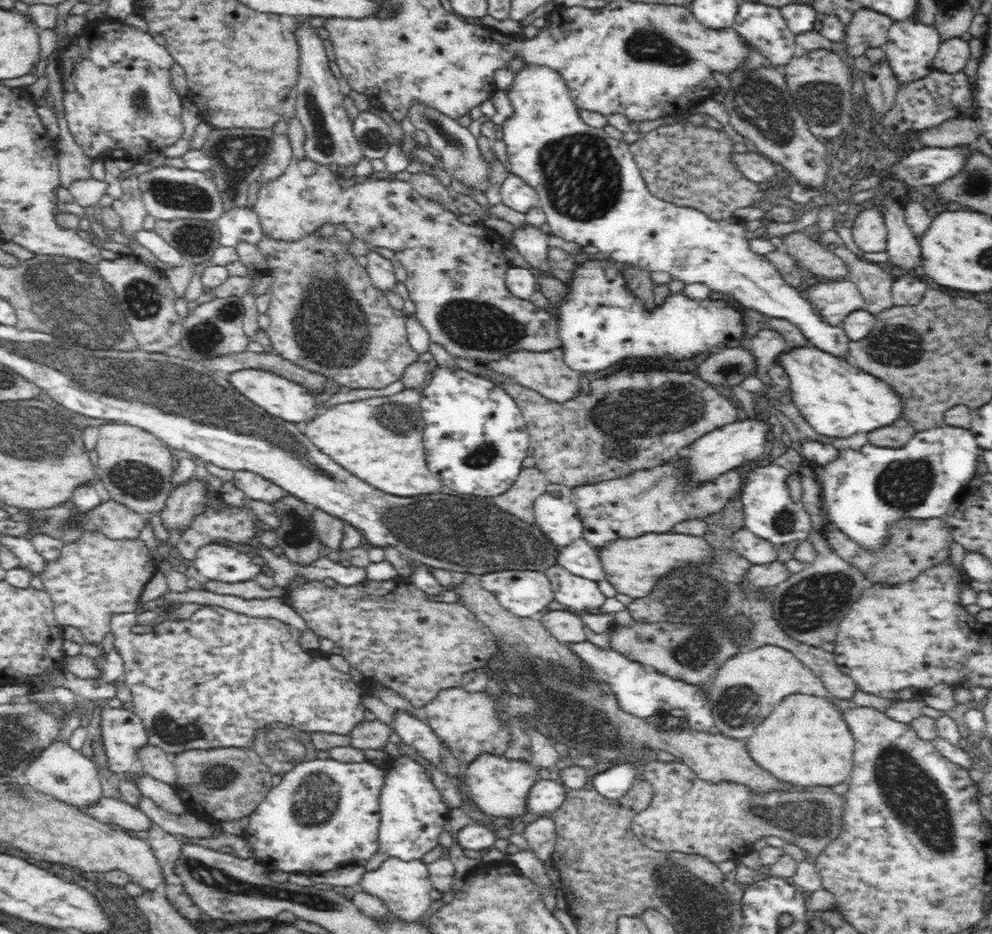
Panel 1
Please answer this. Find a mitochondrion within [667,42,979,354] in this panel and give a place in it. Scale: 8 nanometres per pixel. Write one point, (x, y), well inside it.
(762, 106)

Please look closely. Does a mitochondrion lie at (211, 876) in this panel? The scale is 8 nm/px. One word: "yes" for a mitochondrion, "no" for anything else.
yes

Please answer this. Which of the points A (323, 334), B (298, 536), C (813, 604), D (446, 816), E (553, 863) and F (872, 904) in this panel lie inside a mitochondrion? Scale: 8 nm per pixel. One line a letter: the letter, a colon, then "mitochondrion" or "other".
A: mitochondrion
B: mitochondrion
C: mitochondrion
D: other
E: other
F: other

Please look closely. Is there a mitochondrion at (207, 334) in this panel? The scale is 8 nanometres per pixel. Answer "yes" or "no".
yes

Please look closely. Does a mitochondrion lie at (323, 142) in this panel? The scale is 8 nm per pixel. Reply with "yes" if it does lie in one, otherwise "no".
yes

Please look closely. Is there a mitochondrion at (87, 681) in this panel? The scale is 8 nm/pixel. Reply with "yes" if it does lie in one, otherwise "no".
no

